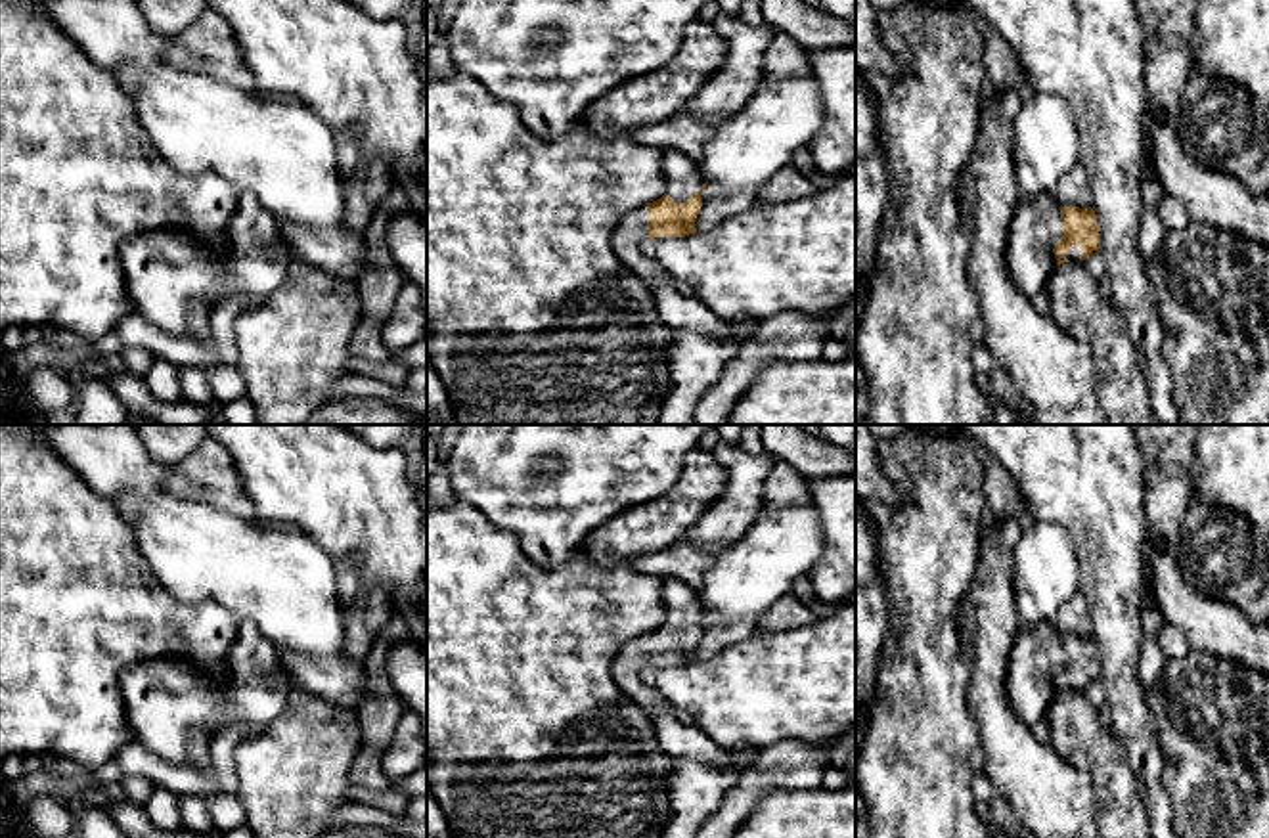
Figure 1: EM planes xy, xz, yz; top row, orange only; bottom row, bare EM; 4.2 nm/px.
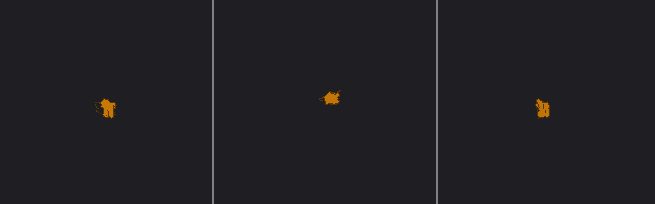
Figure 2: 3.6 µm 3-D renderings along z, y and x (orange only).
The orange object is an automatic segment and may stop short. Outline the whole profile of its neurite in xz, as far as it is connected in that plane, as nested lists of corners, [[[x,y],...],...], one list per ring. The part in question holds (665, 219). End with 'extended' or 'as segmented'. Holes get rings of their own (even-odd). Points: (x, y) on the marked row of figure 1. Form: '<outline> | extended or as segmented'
[[[664,151],[664,186],[668,191],[647,207],[628,212],[611,235],[616,256],[657,293],[664,266],[643,251],[653,237],[695,233],[704,184],[695,161],[679,151]]] | extended

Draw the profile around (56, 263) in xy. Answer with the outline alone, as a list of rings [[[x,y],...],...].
[[[0,0],[0,331],[6,327],[69,329],[80,339],[113,333],[122,318],[134,312],[126,293],[119,245],[130,235],[172,228],[207,239],[212,247],[228,245],[228,230],[239,205],[239,193],[218,172],[178,172],[151,145],[130,94],[119,78],[96,65],[38,6],[44,0]]]

